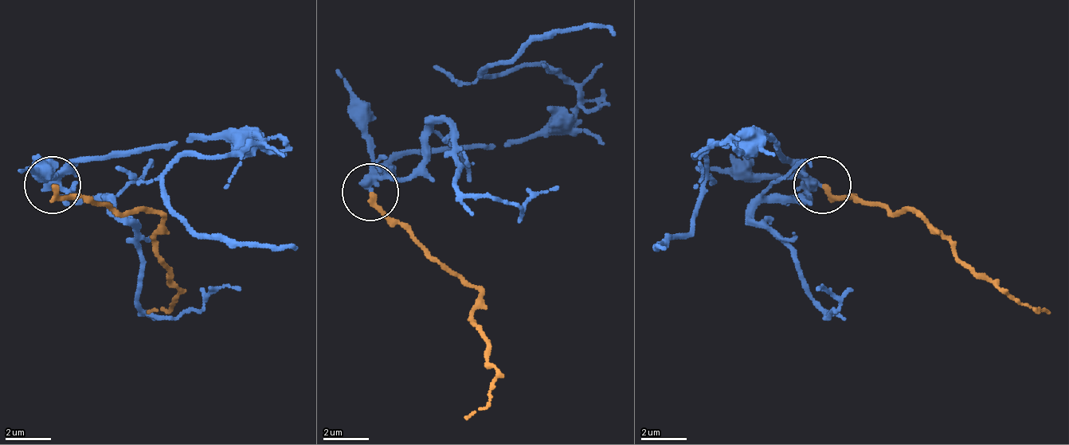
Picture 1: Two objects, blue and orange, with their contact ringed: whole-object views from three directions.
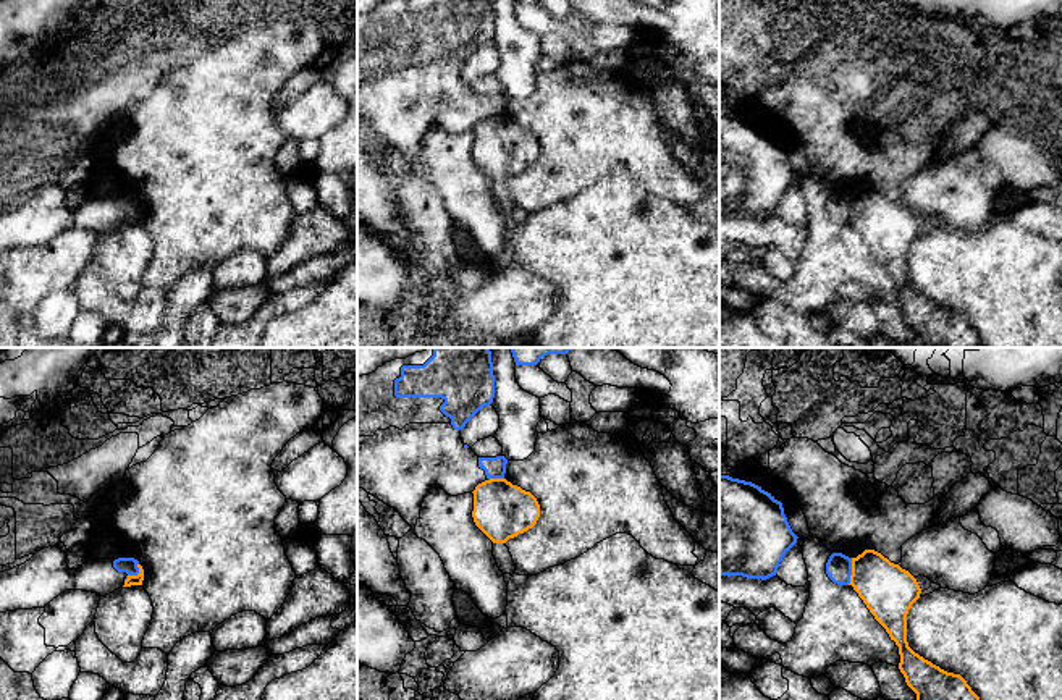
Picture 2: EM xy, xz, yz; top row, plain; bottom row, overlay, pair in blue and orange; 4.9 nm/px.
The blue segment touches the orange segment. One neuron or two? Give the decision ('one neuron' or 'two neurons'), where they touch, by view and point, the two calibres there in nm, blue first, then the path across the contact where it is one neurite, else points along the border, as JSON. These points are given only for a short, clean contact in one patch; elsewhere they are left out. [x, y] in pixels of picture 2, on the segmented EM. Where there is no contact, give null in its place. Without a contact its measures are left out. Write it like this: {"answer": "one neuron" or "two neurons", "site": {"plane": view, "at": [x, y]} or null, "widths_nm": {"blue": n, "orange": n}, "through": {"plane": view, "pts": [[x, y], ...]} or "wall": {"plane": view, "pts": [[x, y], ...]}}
{"answer": "two neurons", "site": {"plane": "yz", "at": [851, 571]}, "widths_nm": {"blue": 130, "orange": 260}}

